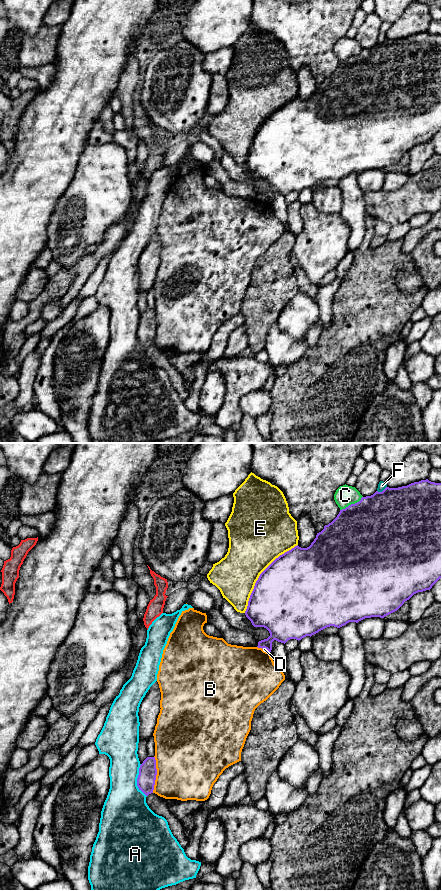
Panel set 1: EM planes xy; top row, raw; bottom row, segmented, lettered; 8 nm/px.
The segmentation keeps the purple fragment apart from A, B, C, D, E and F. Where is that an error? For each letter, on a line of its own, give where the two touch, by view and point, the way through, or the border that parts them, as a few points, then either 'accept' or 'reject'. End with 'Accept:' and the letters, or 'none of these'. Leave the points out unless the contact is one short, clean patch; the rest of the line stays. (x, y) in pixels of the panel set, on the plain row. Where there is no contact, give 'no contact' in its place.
A: meets purple in xy at (137, 332); reject
B: meets purple in xy at (156, 326); reject
C: meets purple in xy at (351, 56); reject
D: meets purple in xy at (266, 200); border along xy (263, 200), (268, 203); reject
E: meets purple in xy at (260, 127); reject
F: meets purple in xy at (382, 43); reject
Accept: none of these

